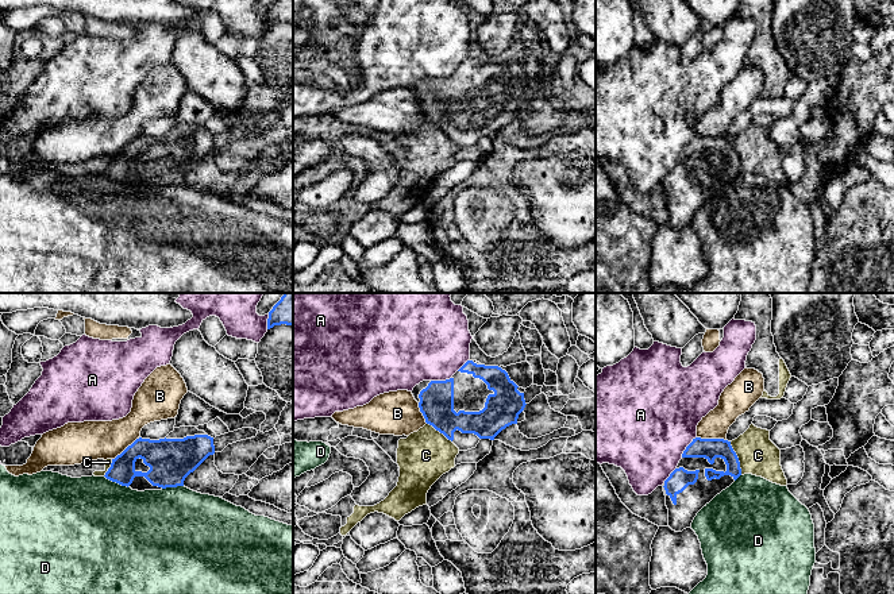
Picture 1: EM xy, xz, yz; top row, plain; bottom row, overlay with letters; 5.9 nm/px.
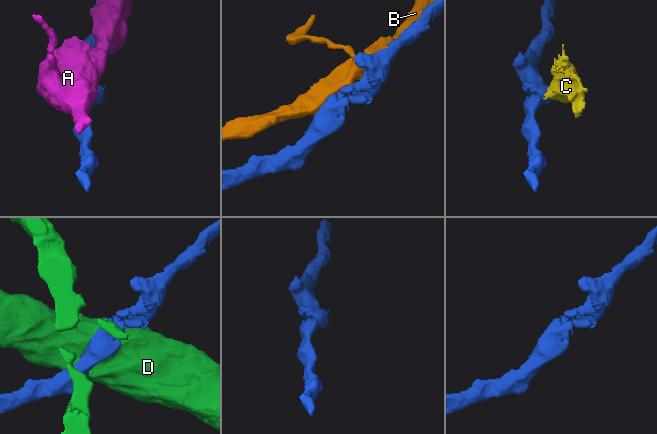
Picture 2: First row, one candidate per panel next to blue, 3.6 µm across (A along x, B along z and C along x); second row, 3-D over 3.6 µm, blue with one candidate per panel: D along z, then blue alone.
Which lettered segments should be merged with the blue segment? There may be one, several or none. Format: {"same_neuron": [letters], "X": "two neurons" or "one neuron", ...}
{"same_neuron": [], "A": "two neurons", "B": "two neurons", "C": "two neurons", "D": "two neurons"}

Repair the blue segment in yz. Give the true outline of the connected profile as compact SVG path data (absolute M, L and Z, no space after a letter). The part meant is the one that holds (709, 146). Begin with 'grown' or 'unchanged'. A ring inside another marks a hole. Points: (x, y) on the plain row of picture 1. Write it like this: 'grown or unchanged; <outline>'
grown; M695 135L664 178L668 224L682 230L697 211L741 173L731 139Z

